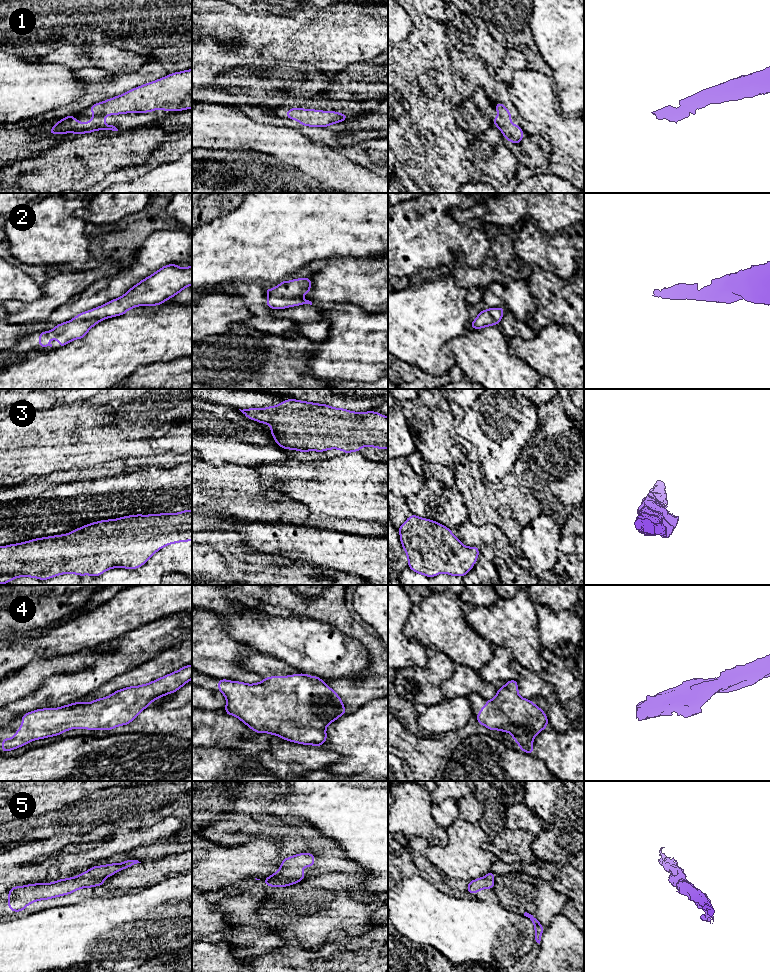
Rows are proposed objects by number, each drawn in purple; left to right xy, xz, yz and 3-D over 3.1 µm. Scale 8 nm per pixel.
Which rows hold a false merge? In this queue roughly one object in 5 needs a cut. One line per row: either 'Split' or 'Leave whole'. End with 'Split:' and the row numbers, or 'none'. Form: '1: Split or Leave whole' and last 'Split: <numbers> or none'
1: Leave whole
2: Leave whole
3: Leave whole
4: Leave whole
5: Leave whole
Split: none

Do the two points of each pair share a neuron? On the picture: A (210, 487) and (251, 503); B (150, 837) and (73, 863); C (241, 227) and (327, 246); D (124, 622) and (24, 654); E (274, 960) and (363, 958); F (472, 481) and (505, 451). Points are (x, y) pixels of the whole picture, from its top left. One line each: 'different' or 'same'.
A: same
B: same
C: same
D: same
E: same
F: different

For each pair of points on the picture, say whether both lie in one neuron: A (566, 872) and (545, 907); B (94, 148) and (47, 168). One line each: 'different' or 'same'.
A: different
B: same

